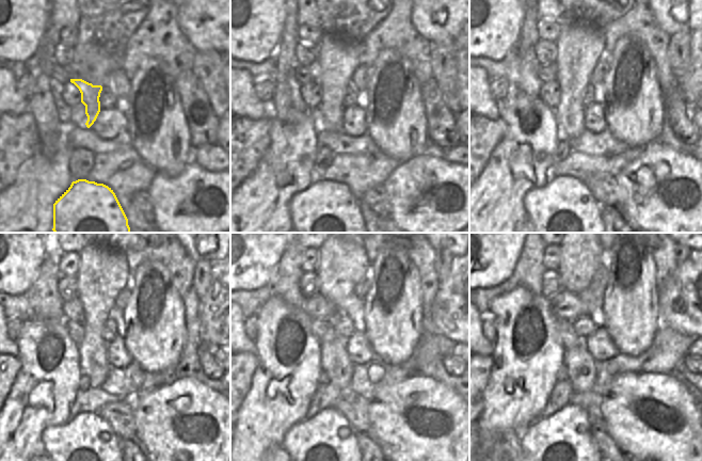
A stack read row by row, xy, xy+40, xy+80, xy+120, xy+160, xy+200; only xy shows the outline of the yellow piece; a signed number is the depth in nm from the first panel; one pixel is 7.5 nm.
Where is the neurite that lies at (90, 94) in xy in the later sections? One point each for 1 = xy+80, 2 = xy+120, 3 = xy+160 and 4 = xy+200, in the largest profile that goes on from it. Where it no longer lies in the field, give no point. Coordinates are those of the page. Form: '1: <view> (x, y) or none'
1: xy+80 (570, 113)
2: xy+120 (93, 362)
3: xy+160 (334, 360)
4: xy+200 (580, 366)

